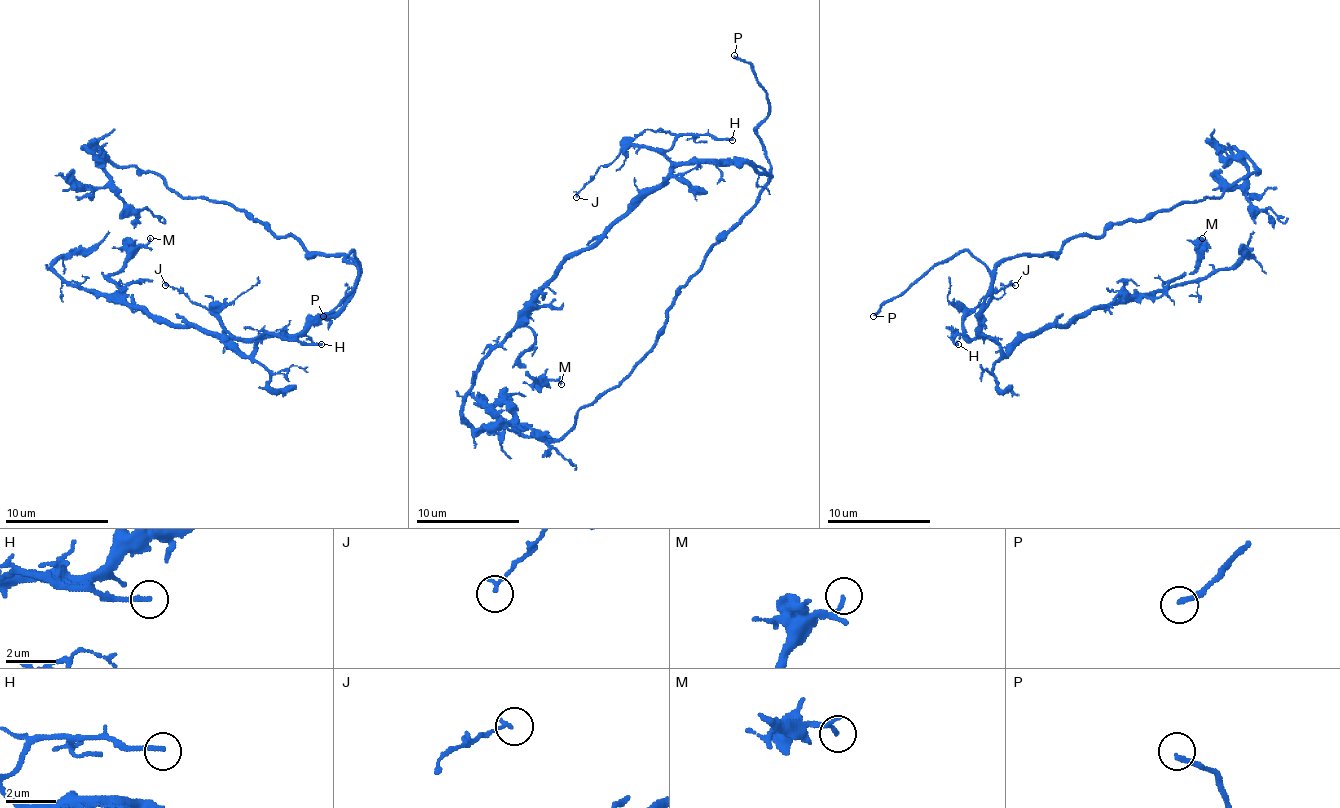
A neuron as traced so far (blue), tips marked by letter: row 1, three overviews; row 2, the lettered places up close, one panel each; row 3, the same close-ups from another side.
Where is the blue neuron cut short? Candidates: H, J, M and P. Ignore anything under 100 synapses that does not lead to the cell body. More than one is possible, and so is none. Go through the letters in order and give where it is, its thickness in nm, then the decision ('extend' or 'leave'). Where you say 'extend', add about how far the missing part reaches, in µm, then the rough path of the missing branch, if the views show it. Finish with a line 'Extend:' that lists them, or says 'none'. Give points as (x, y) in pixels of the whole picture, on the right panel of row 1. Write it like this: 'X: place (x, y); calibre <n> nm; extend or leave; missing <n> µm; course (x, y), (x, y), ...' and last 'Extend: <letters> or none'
H: place (958, 344); calibre 200 nm; leave
J: place (1015, 285); calibre 140 nm; leave
M: place (1202, 238); calibre 110 nm; leave
P: place (873, 316); calibre 180 nm; extend; missing 15 µm
Extend: P

